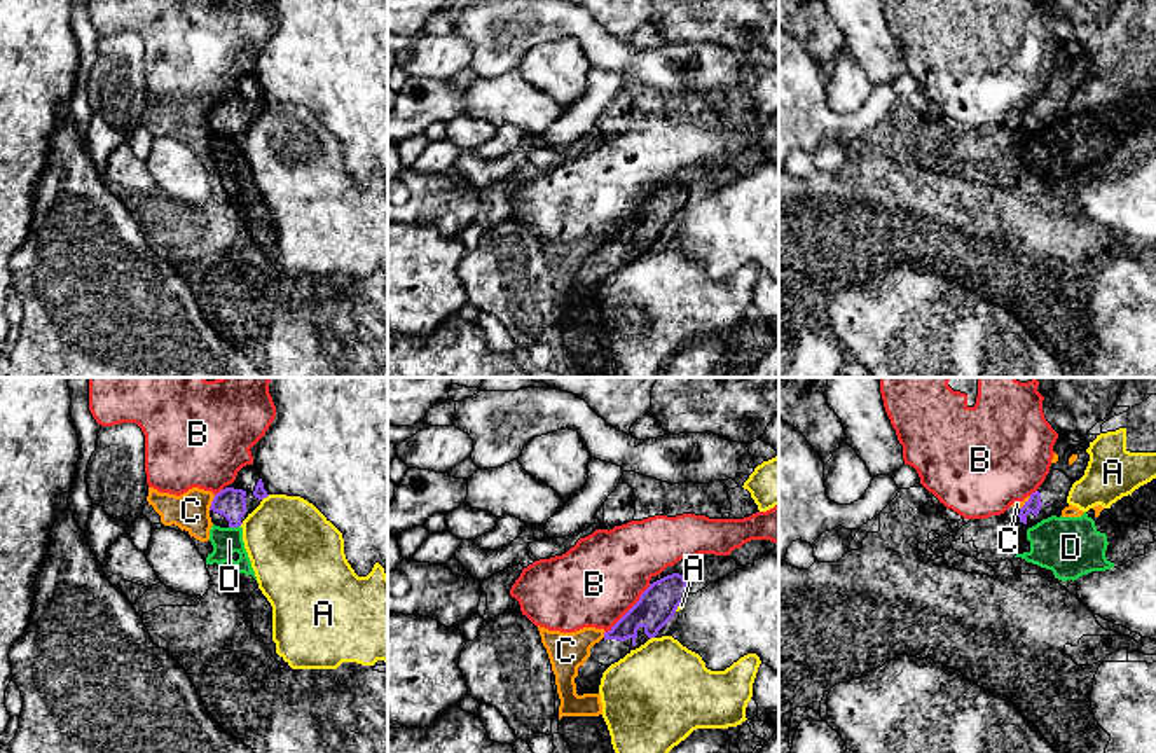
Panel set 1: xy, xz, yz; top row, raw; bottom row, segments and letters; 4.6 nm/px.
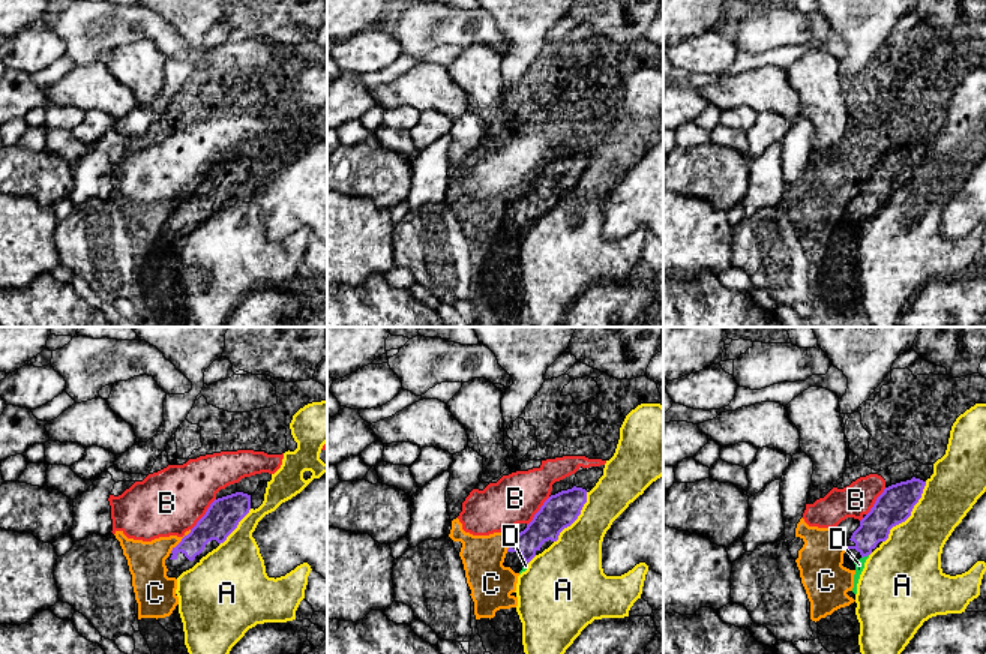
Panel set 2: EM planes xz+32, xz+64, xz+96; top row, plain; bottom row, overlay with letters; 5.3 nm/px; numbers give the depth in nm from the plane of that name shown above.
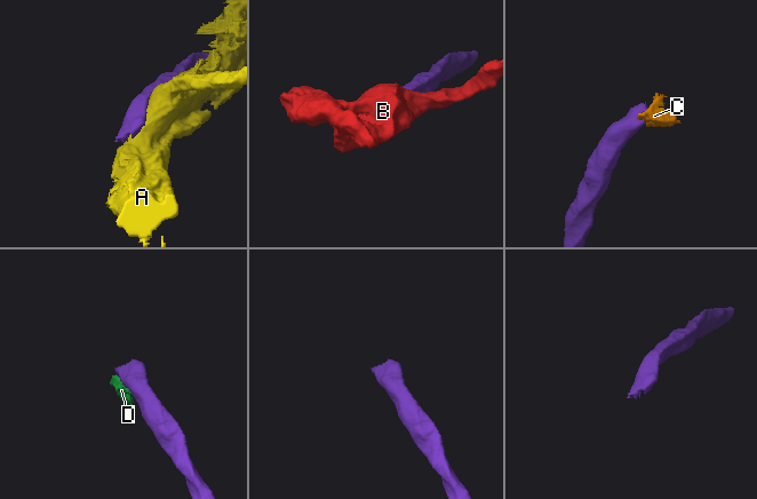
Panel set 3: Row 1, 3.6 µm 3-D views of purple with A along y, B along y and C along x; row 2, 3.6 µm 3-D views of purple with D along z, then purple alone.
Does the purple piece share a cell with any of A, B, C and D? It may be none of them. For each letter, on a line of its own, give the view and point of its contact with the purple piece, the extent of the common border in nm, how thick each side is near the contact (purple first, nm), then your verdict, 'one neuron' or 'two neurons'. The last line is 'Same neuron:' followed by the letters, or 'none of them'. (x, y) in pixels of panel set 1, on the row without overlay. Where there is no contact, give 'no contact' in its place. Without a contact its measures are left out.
A: xy (266, 105) | 50 nm | 60/400 nm | two neurons
B: xz (631, 217) | 320 nm | 180/400 nm | two neurons
C: xy (212, 110) | 80 nm | 140/180 nm | two neurons
D: xy (234, 135) | 60 nm | 140/130 nm | two neurons
Same neuron: none of them

